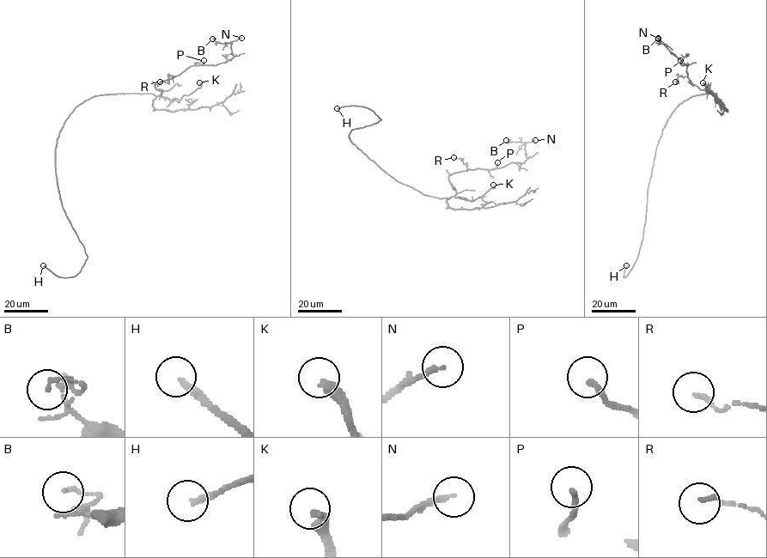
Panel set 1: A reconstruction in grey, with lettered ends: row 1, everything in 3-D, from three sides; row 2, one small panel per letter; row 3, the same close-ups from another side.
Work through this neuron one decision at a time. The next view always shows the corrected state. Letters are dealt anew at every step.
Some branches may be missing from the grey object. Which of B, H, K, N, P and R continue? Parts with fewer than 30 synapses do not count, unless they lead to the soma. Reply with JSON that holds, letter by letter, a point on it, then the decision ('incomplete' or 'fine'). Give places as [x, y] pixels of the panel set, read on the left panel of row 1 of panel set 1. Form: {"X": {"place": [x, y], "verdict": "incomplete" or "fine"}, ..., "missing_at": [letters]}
{"B": {"place": [212, 39], "verdict": "fine"}, "H": {"place": [43, 265], "verdict": "incomplete"}, "K": {"place": [199, 82], "verdict": "incomplete"}, "N": {"place": [241, 38], "verdict": "fine"}, "P": {"place": [203, 60], "verdict": "incomplete"}, "R": {"place": [160, 81], "verdict": "fine"}, "missing_at": ["H", "K", "P"]}

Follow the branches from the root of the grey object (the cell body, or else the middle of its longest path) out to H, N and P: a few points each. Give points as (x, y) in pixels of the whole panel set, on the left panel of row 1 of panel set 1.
H: (83, 101), (59, 132), (55, 172), (63, 208), (87, 258), (70, 277), (57, 276), (43, 265)
N: (83, 101), (116, 94), (159, 95), (162, 91), (156, 84), (191, 66), (231, 59), (231, 44), (241, 38)
P: (83, 101), (116, 94), (159, 95), (162, 91), (156, 84), (203, 60)

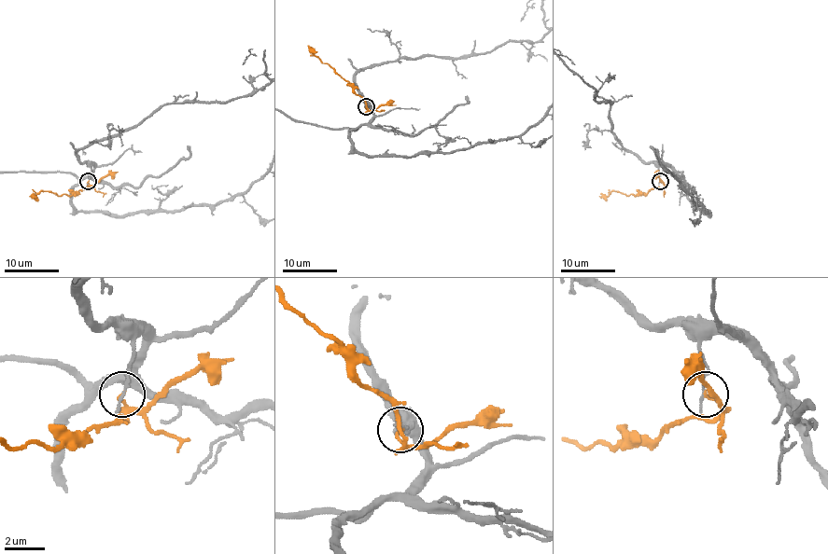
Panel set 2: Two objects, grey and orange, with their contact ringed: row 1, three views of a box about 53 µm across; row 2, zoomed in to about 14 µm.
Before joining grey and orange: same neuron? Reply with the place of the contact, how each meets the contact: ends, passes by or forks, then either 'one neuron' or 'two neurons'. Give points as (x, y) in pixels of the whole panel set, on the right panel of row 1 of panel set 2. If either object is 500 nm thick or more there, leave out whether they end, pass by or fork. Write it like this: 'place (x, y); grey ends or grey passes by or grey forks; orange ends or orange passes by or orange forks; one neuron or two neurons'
place (660, 181); grey ends; orange ends; two neurons

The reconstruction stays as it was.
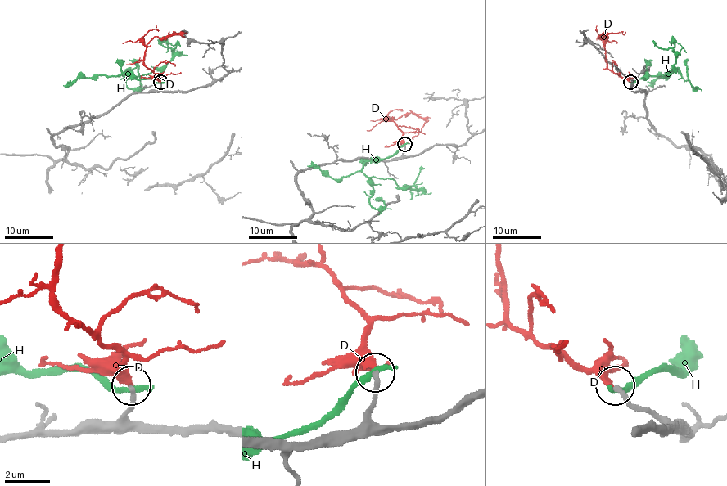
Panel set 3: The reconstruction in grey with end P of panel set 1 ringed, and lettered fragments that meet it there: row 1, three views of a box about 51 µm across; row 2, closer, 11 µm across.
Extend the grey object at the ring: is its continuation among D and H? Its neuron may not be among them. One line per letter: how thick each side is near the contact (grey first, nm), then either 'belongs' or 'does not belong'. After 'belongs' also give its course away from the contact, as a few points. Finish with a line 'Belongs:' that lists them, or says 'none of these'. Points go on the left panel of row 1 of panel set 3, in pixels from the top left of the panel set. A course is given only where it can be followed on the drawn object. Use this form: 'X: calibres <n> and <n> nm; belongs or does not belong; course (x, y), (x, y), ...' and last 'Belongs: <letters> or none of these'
D: calibres 200 and 280 nm; belongs; course (160, 83), (159, 75), (144, 63), (146, 46), (155, 36), (181, 33), (170, 33), (169, 31)
H: calibres 220 and 320 nm; does not belong
Belongs: D

